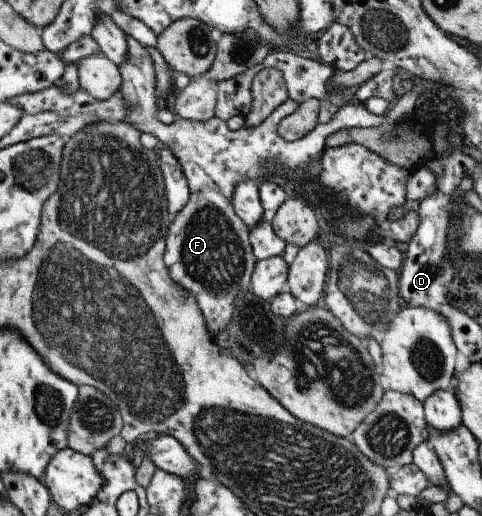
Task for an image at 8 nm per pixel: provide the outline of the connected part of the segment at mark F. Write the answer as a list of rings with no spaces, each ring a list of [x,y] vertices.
[[[126,36],[128,44],[128,57],[118,66],[122,81],[120,91],[128,104],[130,110],[123,121],[133,123],[138,131],[142,133],[154,134],[165,146],[168,146],[173,154],[176,154],[177,160],[181,163],[184,175],[186,176],[189,187],[189,200],[187,204],[173,217],[171,220],[166,238],[167,250],[165,250],[165,264],[169,268],[169,274],[175,282],[179,282],[183,288],[187,288],[189,292],[195,294],[199,308],[207,320],[207,329],[210,332],[219,332],[225,330],[227,322],[231,320],[233,301],[239,293],[244,293],[252,281],[252,272],[254,271],[256,262],[255,255],[252,251],[252,246],[249,238],[250,228],[235,214],[232,205],[232,196],[235,185],[238,182],[250,178],[256,182],[257,178],[263,178],[271,172],[283,174],[287,170],[297,170],[298,166],[307,166],[307,163],[313,162],[316,158],[321,156],[321,152],[326,148],[326,138],[340,129],[347,129],[348,127],[378,127],[381,124],[391,125],[395,124],[399,119],[405,115],[411,116],[414,109],[417,107],[417,98],[426,88],[437,89],[440,88],[440,83],[429,83],[428,81],[421,81],[419,85],[413,87],[414,90],[405,93],[398,103],[391,108],[384,116],[377,116],[371,114],[366,110],[363,102],[359,106],[353,104],[344,104],[336,115],[327,124],[318,124],[315,130],[308,132],[303,138],[296,141],[287,142],[282,139],[278,133],[278,124],[287,115],[293,114],[298,102],[293,99],[287,99],[282,102],[265,120],[262,120],[254,127],[241,127],[236,131],[228,127],[227,121],[222,121],[215,116],[204,121],[187,120],[184,118],[177,118],[171,124],[163,124],[156,117],[157,100],[154,99],[154,82],[156,81],[154,64],[149,52],[141,43]]]

